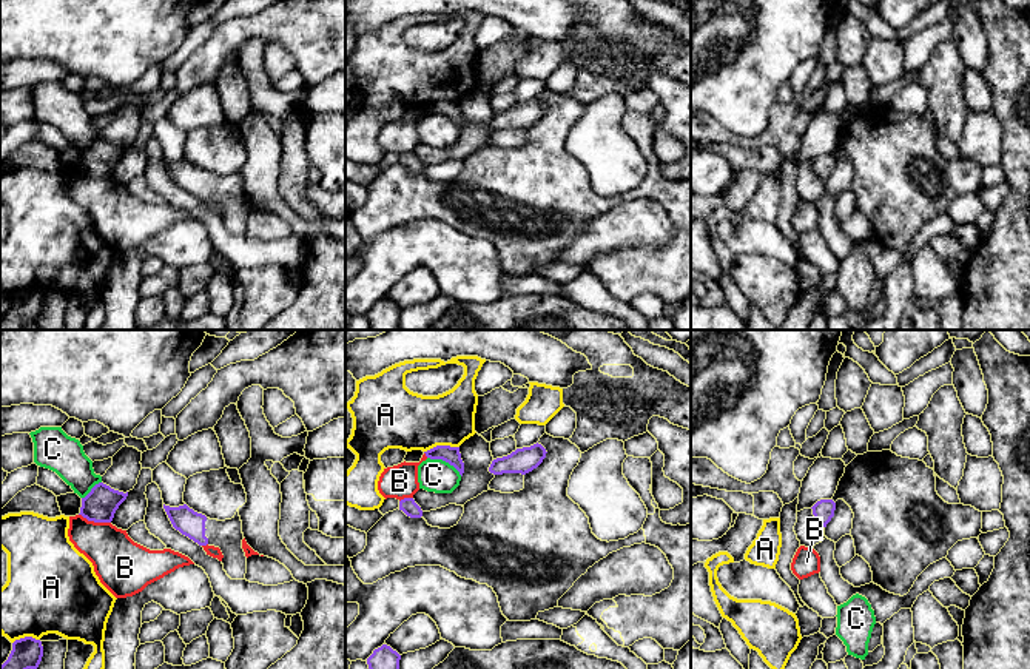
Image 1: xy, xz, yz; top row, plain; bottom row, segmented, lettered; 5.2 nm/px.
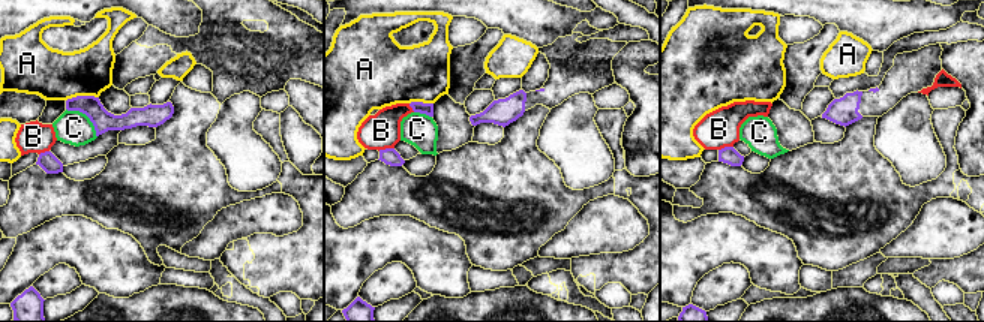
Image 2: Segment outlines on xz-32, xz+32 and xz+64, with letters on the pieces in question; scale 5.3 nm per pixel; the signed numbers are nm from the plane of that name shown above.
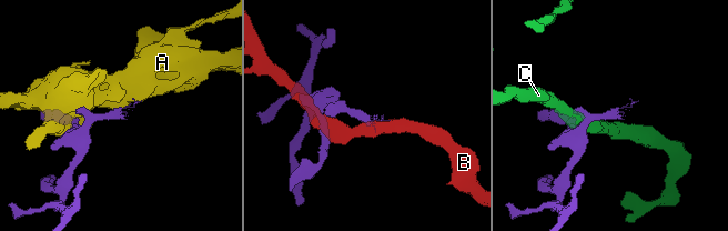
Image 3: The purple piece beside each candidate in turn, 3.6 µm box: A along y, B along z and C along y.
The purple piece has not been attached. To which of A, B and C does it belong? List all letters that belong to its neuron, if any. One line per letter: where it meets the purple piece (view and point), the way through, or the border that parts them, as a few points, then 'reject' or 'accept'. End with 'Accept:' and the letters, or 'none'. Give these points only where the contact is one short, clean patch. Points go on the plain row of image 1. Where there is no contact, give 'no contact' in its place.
A: xz (441, 100) | reject
B: xy (94, 176) | reject
C: xz (444, 114) | along xz (427, 111), (447, 116), (461, 130) | reject
Accept: none

